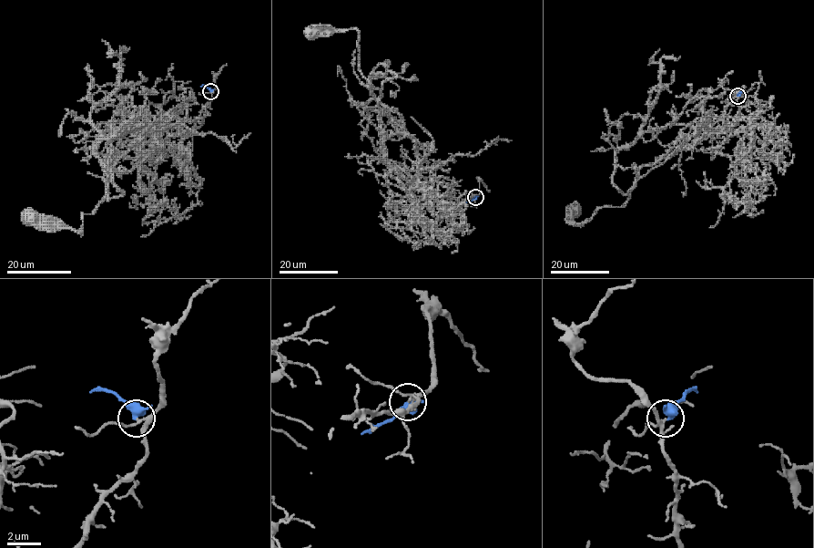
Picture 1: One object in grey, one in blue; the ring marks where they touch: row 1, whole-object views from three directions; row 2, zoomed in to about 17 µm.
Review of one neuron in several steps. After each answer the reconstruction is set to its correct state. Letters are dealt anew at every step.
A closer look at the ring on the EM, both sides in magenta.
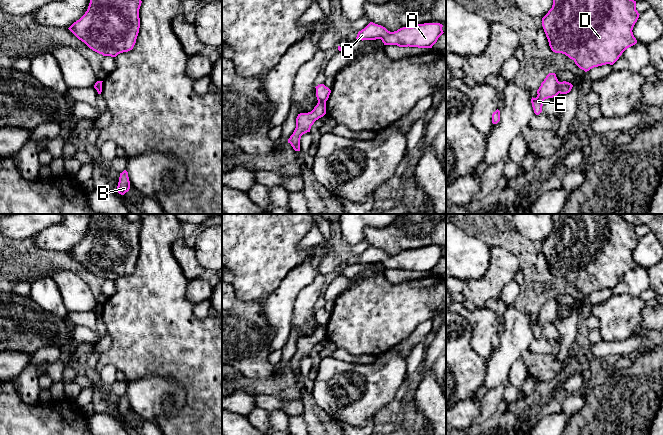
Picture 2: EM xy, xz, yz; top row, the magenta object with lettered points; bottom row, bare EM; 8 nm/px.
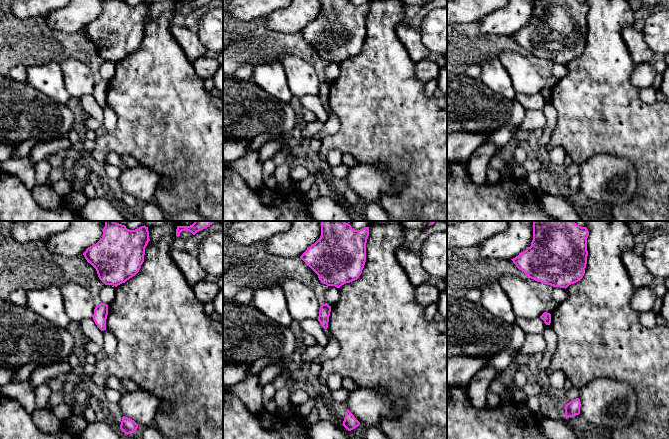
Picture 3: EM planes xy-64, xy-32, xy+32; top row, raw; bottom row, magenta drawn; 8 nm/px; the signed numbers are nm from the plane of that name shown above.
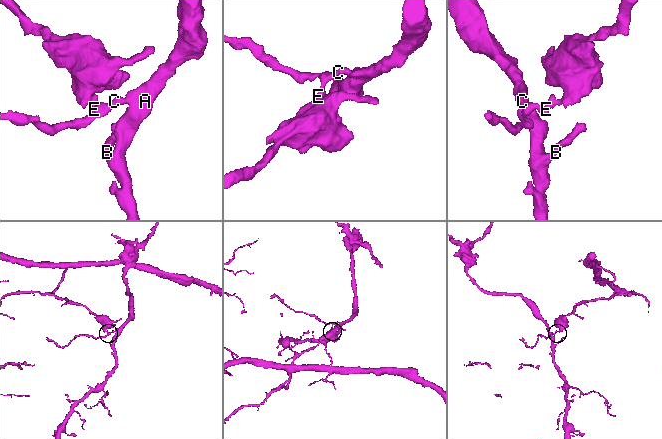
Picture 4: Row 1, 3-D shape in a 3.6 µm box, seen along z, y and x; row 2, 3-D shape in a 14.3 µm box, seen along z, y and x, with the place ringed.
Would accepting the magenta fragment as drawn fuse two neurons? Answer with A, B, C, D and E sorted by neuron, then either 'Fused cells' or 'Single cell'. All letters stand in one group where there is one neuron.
Groups: A B C E / D. Fused cells

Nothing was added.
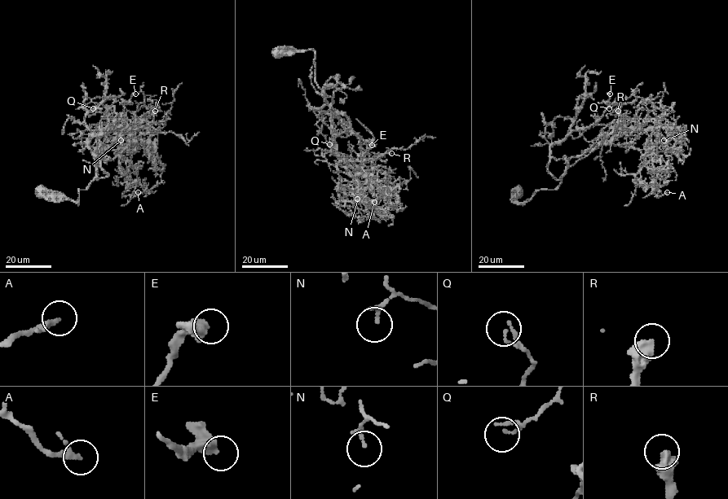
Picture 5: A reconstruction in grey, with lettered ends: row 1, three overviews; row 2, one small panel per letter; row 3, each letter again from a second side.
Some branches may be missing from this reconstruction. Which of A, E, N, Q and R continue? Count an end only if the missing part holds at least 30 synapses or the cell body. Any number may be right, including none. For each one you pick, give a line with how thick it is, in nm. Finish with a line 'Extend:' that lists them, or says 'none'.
Extend: none

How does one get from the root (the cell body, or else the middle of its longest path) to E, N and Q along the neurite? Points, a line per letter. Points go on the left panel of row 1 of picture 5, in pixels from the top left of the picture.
E: (39, 194), (79, 203), (79, 189), (108, 175), (88, 138), (111, 128), (135, 94)
N: (39, 194), (79, 203), (79, 189), (94, 177), (99, 138), (110, 129), (132, 126), (134, 138), (121, 140)
Q: (39, 194), (79, 203), (99, 138), (125, 123), (107, 114), (112, 98), (92, 98), (93, 108)

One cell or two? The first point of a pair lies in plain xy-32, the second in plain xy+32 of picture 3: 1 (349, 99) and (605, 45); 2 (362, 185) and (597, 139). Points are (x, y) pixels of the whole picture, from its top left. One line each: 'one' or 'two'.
1: one
2: two

